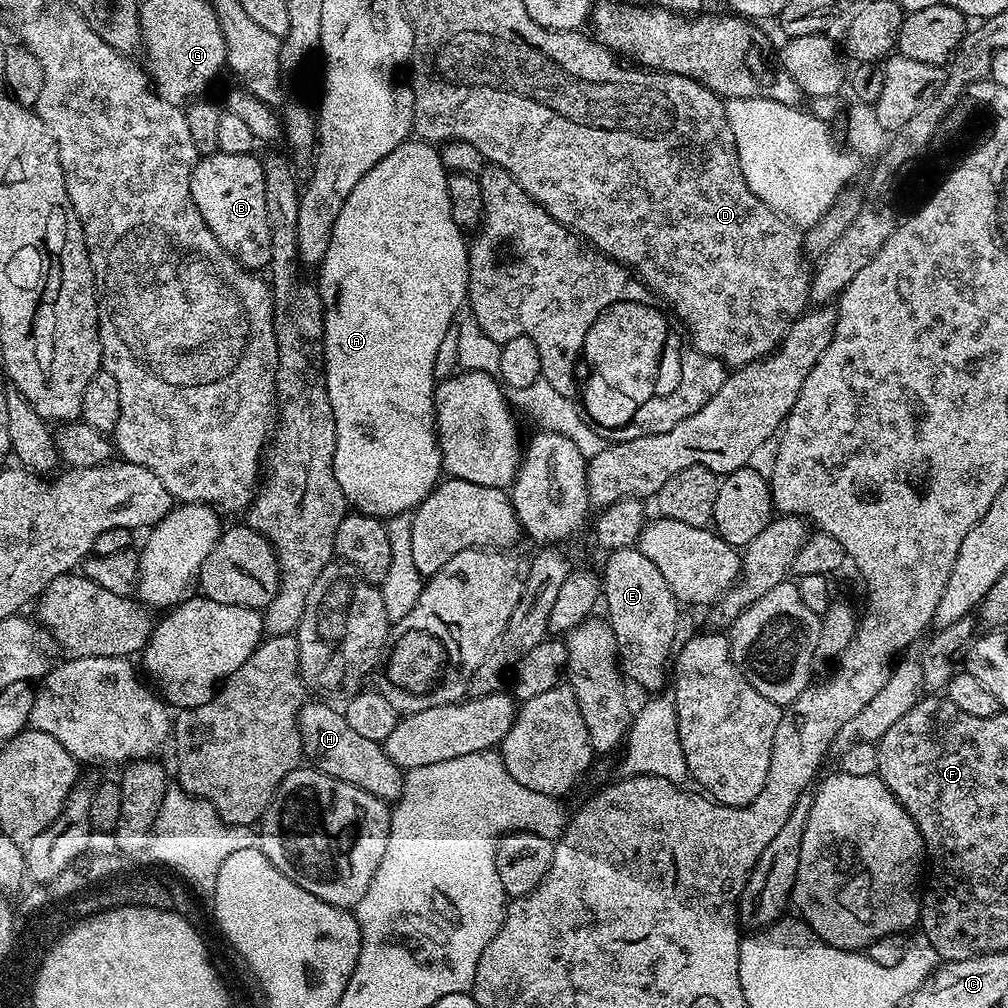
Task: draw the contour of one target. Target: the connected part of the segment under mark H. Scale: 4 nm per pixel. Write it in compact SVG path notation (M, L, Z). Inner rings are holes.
M306 702L300 711L300 737L304 747L304 760L311 767L325 772L330 778L338 778L342 782L350 782L350 786L358 786L370 794L374 794L379 800L395 802L399 800L404 785L404 772L386 754L383 743L378 740L366 738L363 734L357 734L346 722L343 711L339 707L331 708L328 704L312 704Z

